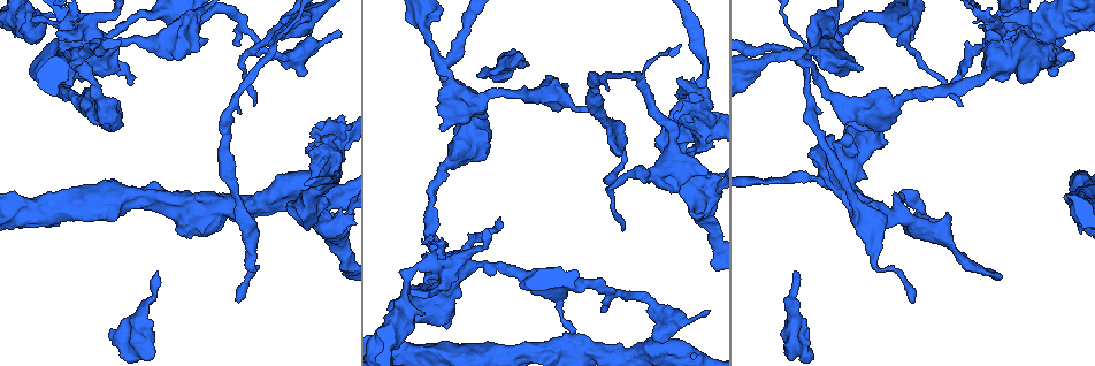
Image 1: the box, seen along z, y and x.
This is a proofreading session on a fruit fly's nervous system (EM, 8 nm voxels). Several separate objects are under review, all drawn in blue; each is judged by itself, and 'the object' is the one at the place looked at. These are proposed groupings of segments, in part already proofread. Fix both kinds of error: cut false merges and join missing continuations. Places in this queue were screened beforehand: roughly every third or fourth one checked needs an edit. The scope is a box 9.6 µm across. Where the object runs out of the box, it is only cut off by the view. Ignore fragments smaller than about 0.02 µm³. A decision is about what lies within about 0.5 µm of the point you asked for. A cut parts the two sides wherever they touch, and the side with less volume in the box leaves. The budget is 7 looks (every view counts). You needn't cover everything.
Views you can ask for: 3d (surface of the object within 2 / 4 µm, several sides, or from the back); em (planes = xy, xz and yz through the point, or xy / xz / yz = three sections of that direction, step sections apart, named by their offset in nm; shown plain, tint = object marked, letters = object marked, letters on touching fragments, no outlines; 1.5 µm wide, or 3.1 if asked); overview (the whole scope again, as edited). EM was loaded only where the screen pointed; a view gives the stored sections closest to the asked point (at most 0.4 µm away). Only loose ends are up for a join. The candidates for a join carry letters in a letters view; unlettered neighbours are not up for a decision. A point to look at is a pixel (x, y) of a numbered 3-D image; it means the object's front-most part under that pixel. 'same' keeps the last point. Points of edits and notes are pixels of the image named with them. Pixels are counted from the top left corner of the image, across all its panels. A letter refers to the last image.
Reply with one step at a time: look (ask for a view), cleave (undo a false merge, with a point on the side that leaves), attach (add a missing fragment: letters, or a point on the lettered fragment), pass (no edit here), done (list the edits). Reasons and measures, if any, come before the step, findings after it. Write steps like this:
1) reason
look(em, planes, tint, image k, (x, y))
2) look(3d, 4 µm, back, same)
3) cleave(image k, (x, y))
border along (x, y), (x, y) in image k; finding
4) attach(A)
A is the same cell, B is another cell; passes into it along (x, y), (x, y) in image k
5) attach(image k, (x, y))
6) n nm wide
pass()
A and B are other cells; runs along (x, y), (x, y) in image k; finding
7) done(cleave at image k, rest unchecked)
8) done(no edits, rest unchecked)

long arm stops here
look(em, planes, letters, image 1, (712, 266))

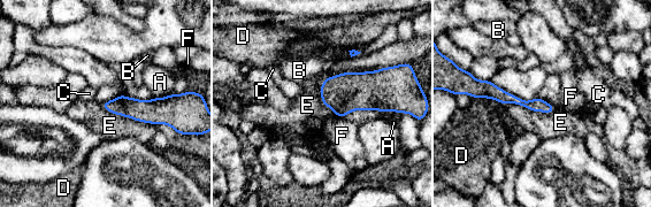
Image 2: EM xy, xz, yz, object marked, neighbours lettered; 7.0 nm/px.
E touches over 600 nm
pass()
A, B, C, D, E and F are other cells; border along (393, 64), (328, 76), (321, 102) in image 2; no lettered fragment goes on from it

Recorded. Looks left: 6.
branch stops here
look(em, planes, plain, image 1, (806, 329))

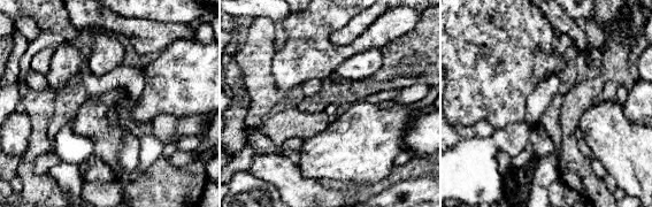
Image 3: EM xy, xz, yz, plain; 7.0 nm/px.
see the neighbours
look(em, planes, letters, same)

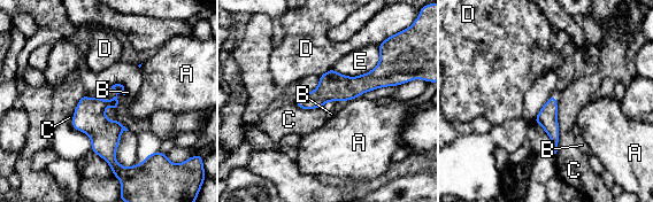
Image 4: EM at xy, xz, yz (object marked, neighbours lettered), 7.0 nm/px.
120 nm wide
pass()
A, B, C, D and E are other cells; border along (558, 105), (558, 150), (555, 154) in image 4; none of them fits

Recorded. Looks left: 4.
free end
look(em, planes, letters, image 1, (1055, 76))

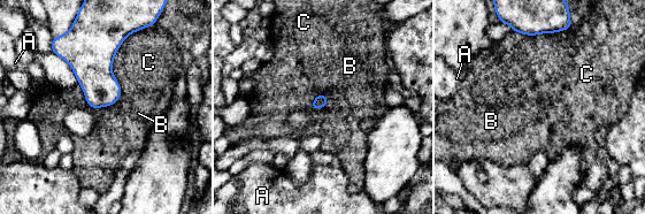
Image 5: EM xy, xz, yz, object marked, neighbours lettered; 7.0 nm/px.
pass()
A, B and C are other cells; border along (127, 37), (121, 97), (90, 108) in image 5; no lettered fragment goes on from it

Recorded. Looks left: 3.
done(no edits, rest unchecked)

